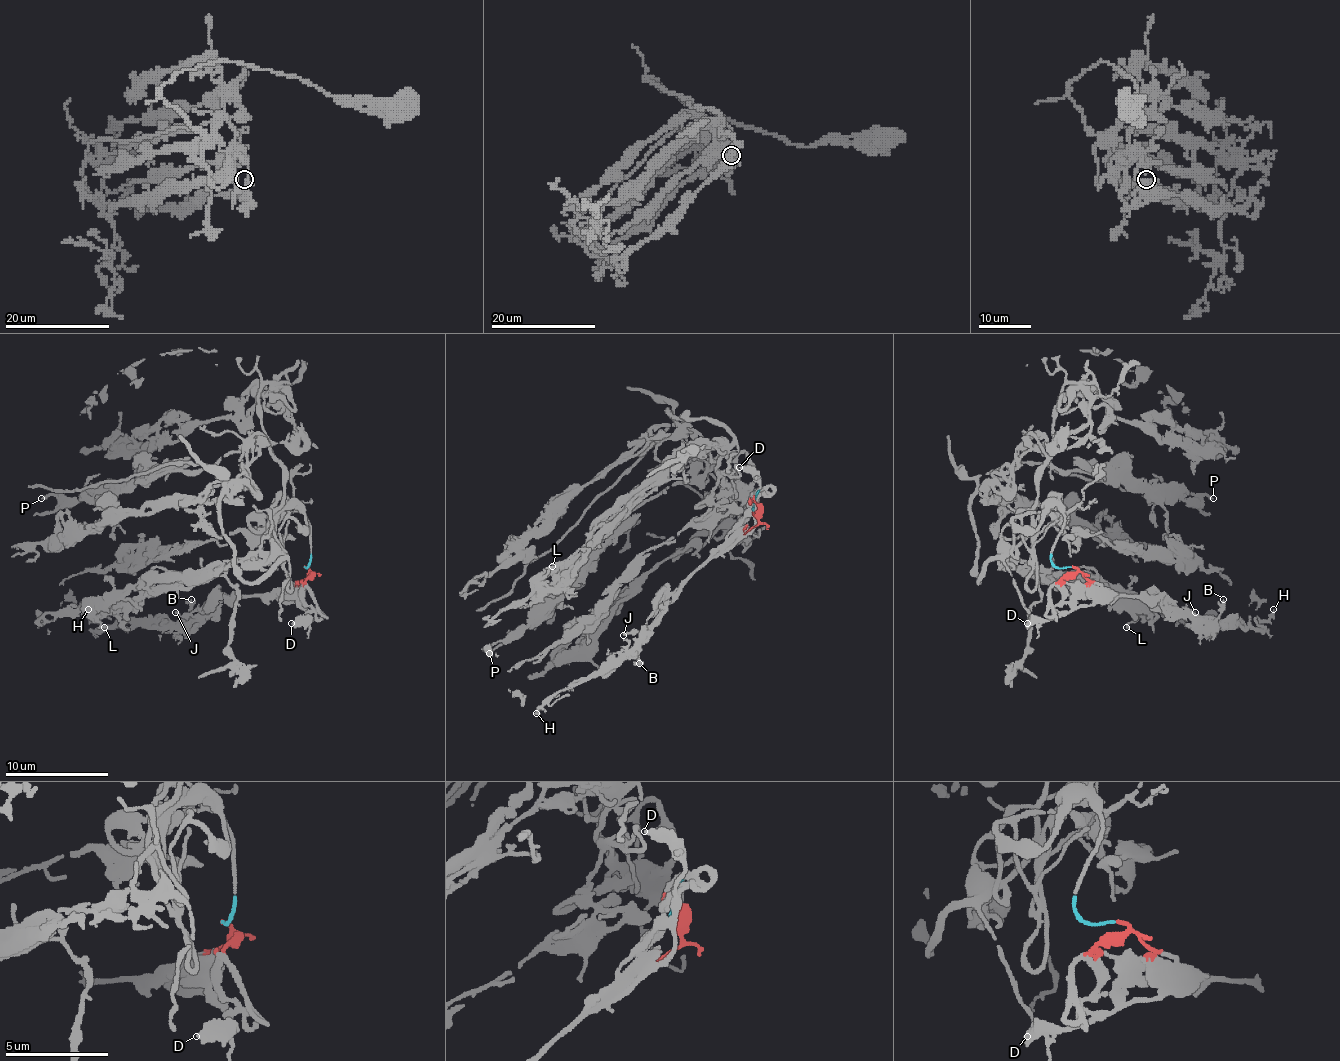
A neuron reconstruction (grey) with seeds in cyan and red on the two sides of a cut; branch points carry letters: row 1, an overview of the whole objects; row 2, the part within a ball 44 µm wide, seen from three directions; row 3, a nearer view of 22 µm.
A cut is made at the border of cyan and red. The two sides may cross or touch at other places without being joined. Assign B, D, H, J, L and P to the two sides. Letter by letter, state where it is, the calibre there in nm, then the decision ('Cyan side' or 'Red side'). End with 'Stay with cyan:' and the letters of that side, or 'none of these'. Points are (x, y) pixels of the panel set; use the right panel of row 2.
B: Place: (1223, 599). Thickness 240 nm. Red side
D: Place: (1027, 623). Thickness 360 nm. Red side
H: Place: (1273, 609). Thickness 220 nm. Red side
J: Place: (1195, 612). Thickness 170 nm. Red side
L: Place: (1126, 627). Thickness 190 nm. Cyan side
P: Place: (1213, 498). Thickness 150 nm. Cyan side
Stay with cyan: L, P

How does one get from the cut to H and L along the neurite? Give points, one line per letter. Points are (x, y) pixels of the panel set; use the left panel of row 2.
H: (304, 567), (309, 575), (301, 583), (229, 596), (177, 621), (133, 621), (102, 627), (87, 609)
L: (304, 567), (311, 560), (309, 521), (286, 508), (249, 557), (195, 572), (144, 578), (95, 614), (105, 627)

